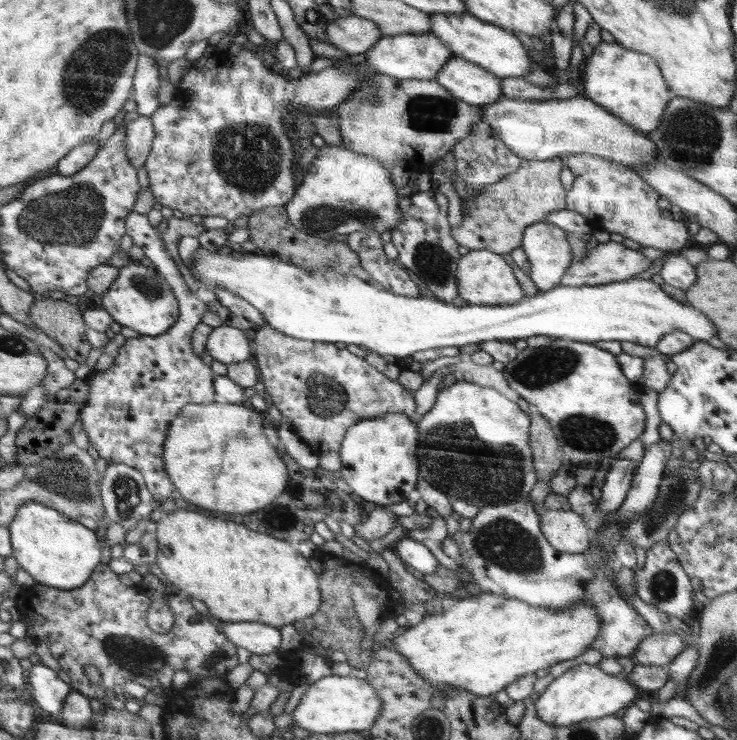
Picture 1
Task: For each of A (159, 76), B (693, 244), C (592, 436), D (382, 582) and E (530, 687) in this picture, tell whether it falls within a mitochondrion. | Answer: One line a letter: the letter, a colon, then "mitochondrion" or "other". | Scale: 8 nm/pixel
A: other
B: other
C: mitochondrion
D: other
E: other

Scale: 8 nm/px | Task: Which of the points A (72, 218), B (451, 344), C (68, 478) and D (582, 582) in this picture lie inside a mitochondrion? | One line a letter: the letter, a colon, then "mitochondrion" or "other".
A: mitochondrion
B: other
C: mitochondrion
D: mitochondrion

